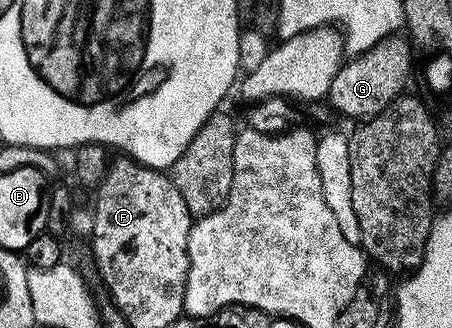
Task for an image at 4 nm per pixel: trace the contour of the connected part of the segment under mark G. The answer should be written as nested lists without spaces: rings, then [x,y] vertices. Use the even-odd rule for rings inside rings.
[[[400,39],[379,40],[370,50],[353,55],[340,65],[338,74],[334,74],[334,82],[330,82],[326,97],[333,113],[340,115],[341,112],[342,115],[349,116],[352,122],[363,122],[377,116],[386,105],[405,91],[404,83],[408,80],[412,60],[408,57],[409,41]]]

